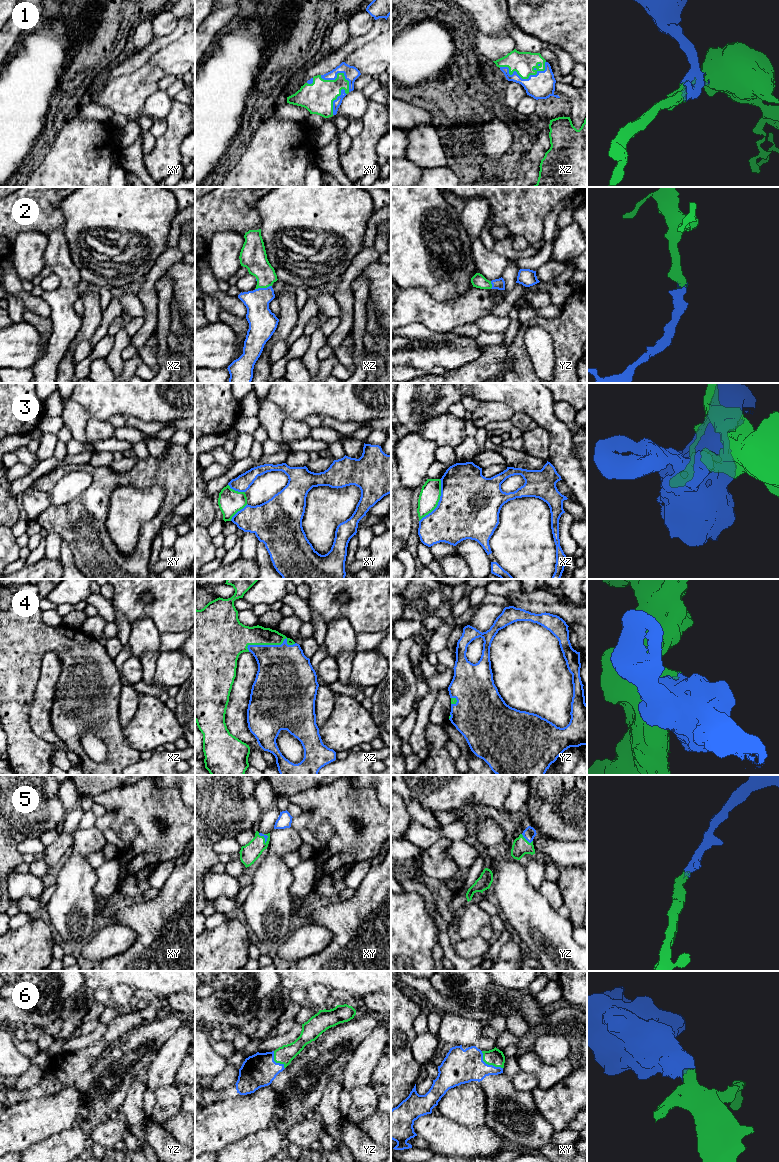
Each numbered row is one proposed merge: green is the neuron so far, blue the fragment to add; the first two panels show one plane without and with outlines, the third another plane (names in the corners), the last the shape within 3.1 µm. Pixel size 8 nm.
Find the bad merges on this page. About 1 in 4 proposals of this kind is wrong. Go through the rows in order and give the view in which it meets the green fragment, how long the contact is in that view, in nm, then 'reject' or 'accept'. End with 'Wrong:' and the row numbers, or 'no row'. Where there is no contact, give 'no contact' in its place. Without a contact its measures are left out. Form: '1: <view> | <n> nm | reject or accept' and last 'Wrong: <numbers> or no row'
1: xz | 380 nm | accept
2: xz | 140 nm | accept
3: xz | 380 nm | reject
4: xz | 400 nm | accept
5: yz | 110 nm | accept
6: xy | 220 nm | accept
Wrong: 3

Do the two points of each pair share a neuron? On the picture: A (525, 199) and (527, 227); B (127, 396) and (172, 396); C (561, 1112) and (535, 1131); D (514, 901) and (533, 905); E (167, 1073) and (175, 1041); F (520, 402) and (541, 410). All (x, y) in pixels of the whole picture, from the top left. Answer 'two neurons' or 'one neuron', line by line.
A: one neuron
B: one neuron
C: two neurons
D: one neuron
E: one neuron
F: one neuron

